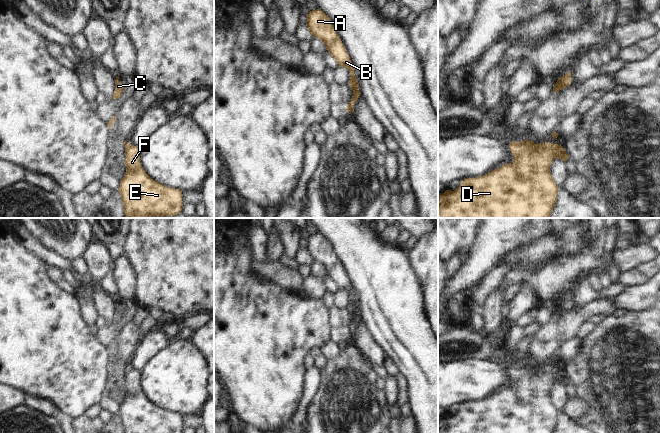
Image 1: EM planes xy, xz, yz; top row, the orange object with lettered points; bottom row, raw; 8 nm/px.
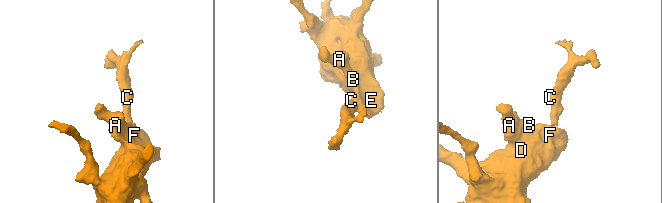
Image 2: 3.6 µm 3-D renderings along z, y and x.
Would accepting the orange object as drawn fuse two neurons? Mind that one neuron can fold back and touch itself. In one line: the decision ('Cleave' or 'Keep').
Cleave

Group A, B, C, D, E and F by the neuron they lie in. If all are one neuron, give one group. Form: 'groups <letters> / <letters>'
groups A B D E F / C

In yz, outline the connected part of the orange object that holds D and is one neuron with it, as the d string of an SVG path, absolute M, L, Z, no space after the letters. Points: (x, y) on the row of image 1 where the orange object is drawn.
M528 139L522 141L522 142L515 142L511 141L509 144L510 151L514 157L514 161L512 163L506 163L502 167L499 167L497 169L492 170L488 174L485 174L480 177L476 178L466 178L464 180L461 180L460 186L454 190L446 190L443 194L438 196L438 218L549 218L551 215L551 211L555 207L555 203L557 201L557 193L558 193L558 187L551 175L551 164L555 158L561 159L563 161L567 161L569 158L569 155L566 153L563 146L557 144L557 143L539 143L535 144L533 141L530 141Z

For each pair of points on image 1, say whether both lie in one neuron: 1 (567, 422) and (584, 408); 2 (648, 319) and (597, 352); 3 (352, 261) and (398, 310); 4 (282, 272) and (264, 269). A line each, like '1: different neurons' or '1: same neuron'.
1: different neurons
2: same neuron
3: same neuron
4: same neuron

